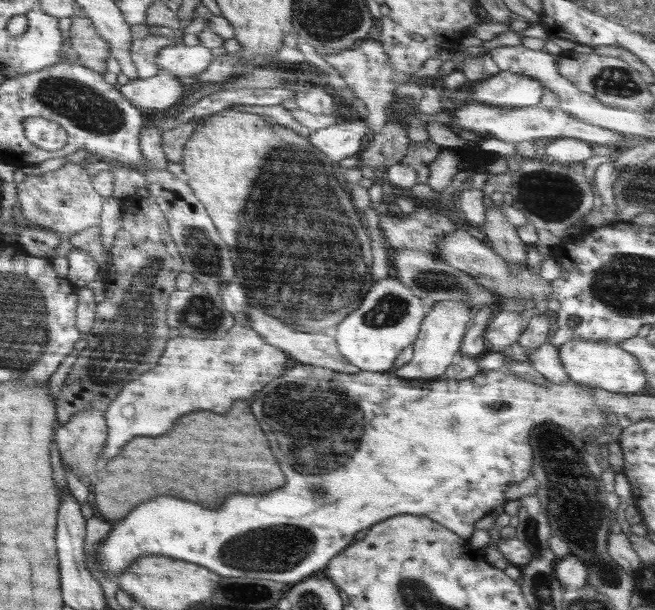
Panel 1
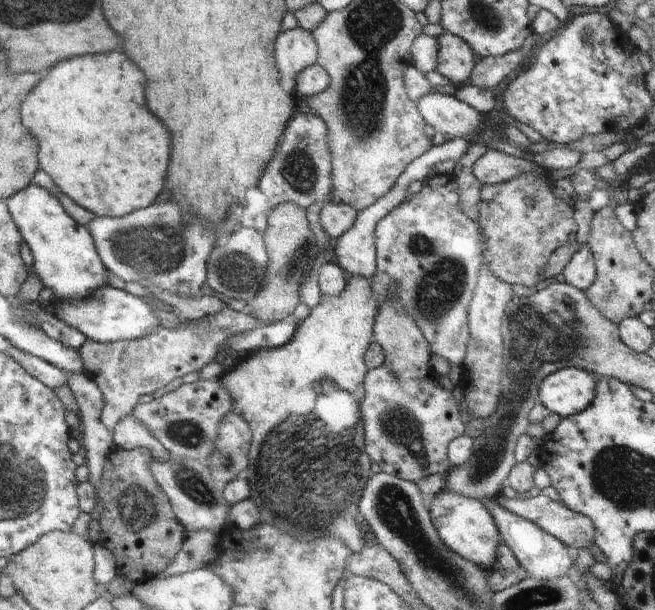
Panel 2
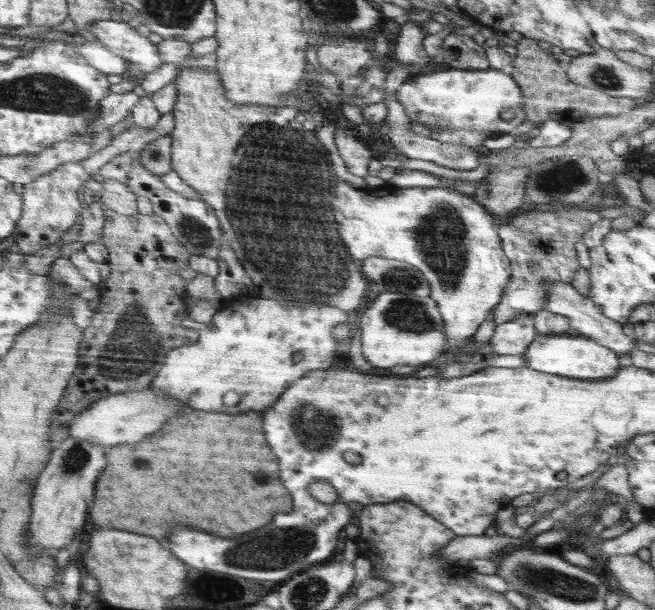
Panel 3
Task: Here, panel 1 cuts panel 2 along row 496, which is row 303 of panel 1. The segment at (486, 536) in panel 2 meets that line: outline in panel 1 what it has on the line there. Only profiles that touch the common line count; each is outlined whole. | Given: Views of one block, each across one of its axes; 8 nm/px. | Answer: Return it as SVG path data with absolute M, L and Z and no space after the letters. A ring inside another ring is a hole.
M436 302L432 308L429 308L422 321L410 362L396 370L391 370L390 374L408 382L431 380L442 376L448 366L457 359L464 335L478 309L478 307L470 308L462 302Z

